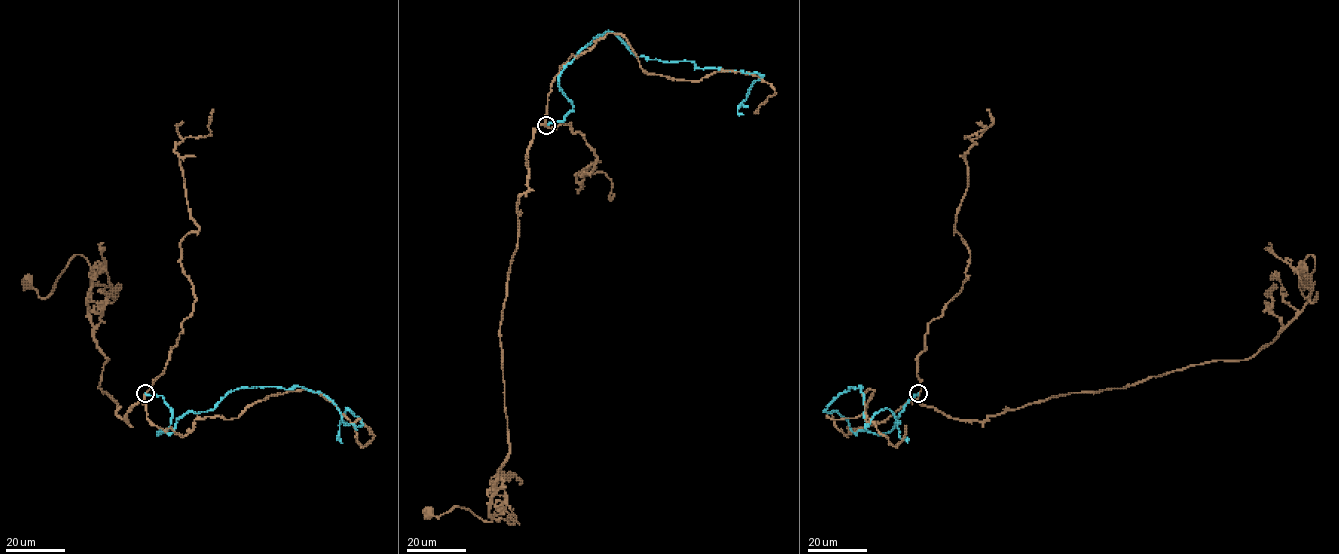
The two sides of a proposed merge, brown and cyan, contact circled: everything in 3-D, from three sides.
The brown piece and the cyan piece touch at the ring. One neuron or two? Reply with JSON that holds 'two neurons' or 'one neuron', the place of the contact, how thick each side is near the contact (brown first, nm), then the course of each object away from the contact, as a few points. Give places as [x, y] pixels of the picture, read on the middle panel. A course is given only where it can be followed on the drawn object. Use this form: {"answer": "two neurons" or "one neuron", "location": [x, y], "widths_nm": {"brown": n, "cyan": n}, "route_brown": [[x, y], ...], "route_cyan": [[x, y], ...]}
{"answer": "two neurons", "location": [546, 125], "widths_nm": {"brown": 280, "cyan": 260}, "route_brown": [[546, 125], [527, 153], [500, 324], [508, 455], [491, 521], [458, 506], [427, 512]], "route_cyan": [[546, 125], [573, 108], [559, 87], [562, 71], [608, 31], [637, 56], [763, 75], [740, 104], [743, 115]]}

